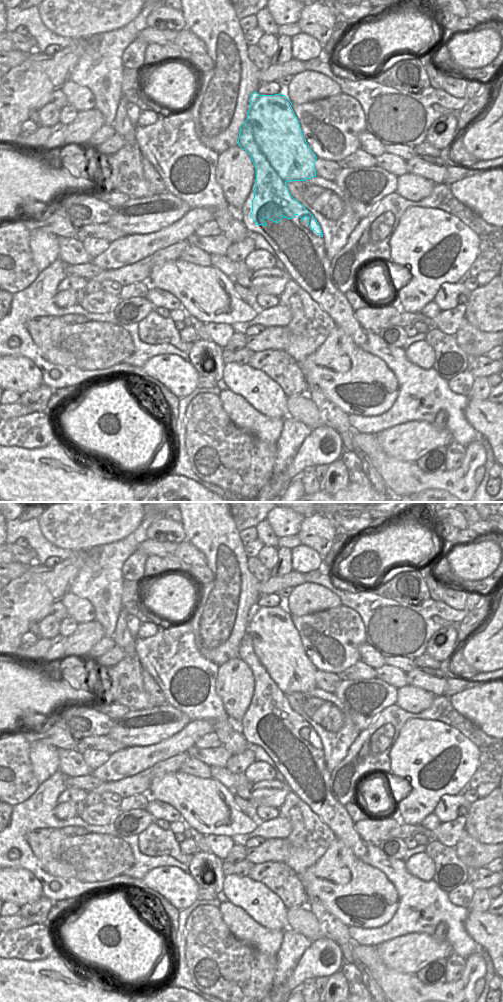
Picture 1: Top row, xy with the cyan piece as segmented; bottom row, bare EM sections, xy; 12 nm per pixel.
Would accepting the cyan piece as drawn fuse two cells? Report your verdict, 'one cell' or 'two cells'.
two cells

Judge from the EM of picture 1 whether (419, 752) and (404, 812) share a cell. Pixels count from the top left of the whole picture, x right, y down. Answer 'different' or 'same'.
same

